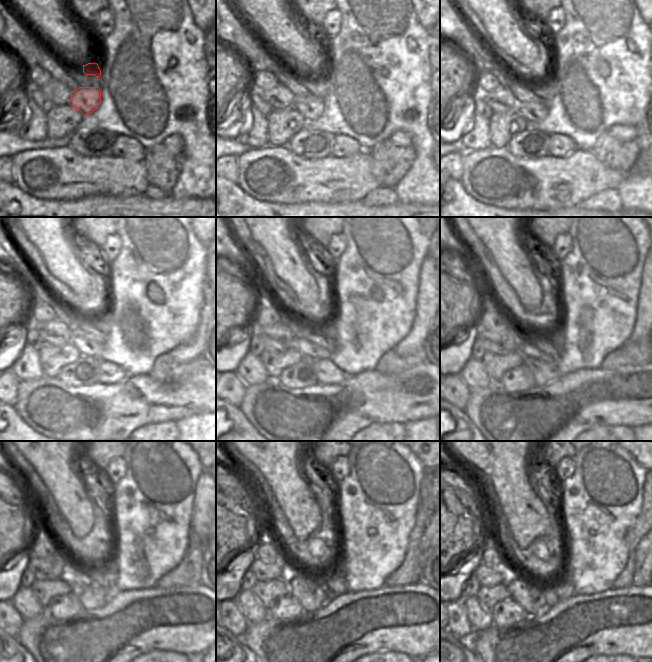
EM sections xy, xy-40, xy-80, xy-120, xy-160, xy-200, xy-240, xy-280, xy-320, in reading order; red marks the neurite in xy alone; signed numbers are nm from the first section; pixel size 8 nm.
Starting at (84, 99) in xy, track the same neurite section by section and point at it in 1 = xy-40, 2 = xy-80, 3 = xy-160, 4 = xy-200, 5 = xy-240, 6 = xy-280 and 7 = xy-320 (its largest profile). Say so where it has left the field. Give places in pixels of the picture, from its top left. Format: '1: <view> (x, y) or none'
1: xy-40 (311, 107)
2: xy-80 (533, 112)
3: xy-160 (308, 349)
4: xy-200 (540, 360)
5: xy-240 (93, 598)
6: xy-280 (317, 596)
7: xy-320 (539, 599)

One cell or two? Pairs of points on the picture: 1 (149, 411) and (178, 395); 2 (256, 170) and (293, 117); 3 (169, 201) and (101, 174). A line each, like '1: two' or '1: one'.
1: one
2: two
3: two

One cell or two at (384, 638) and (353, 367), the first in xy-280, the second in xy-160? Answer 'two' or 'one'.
two

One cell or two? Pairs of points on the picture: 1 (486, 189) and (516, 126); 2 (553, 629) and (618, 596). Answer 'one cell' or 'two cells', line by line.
1: two cells
2: one cell

